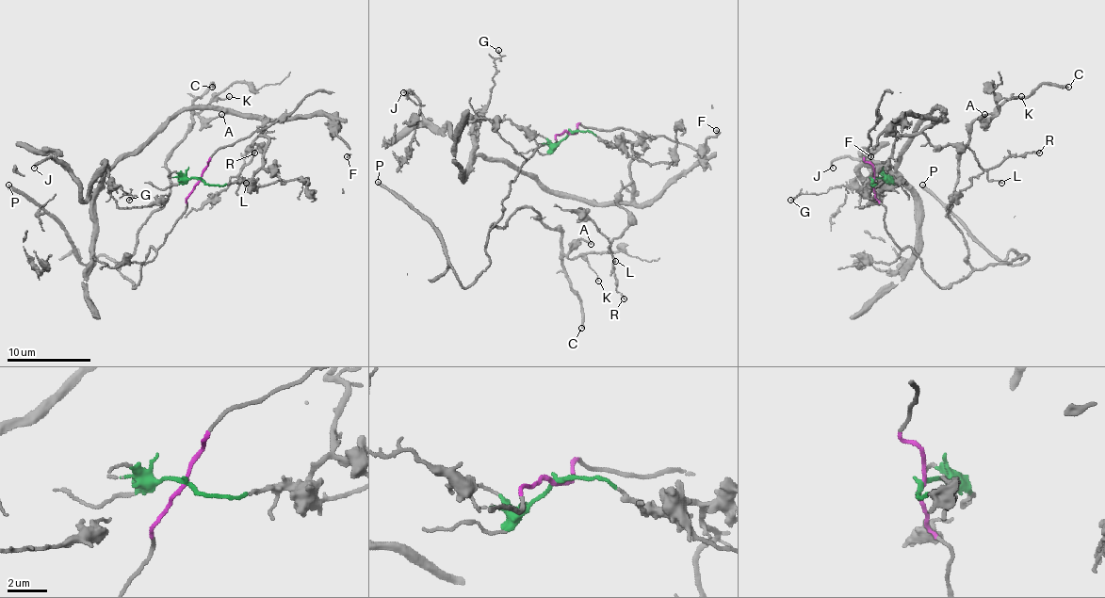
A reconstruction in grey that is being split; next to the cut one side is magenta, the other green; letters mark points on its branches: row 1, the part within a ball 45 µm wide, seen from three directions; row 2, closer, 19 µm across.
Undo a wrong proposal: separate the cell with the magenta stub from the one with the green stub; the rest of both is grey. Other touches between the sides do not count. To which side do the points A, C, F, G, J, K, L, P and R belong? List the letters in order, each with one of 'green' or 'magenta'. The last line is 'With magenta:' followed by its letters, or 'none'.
A: magenta
C: magenta
F: green
G: green
J: green
K: magenta
L: green
P: magenta
R: green
With magenta: A, C, K, P

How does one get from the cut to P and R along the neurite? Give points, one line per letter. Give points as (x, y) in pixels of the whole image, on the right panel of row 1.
P: (874, 180), (886, 232), (943, 288), (974, 269), (1027, 259), (998, 259), (922, 184)
R: (874, 180), (885, 180), (903, 134), (966, 146), (984, 169), (1039, 153)

